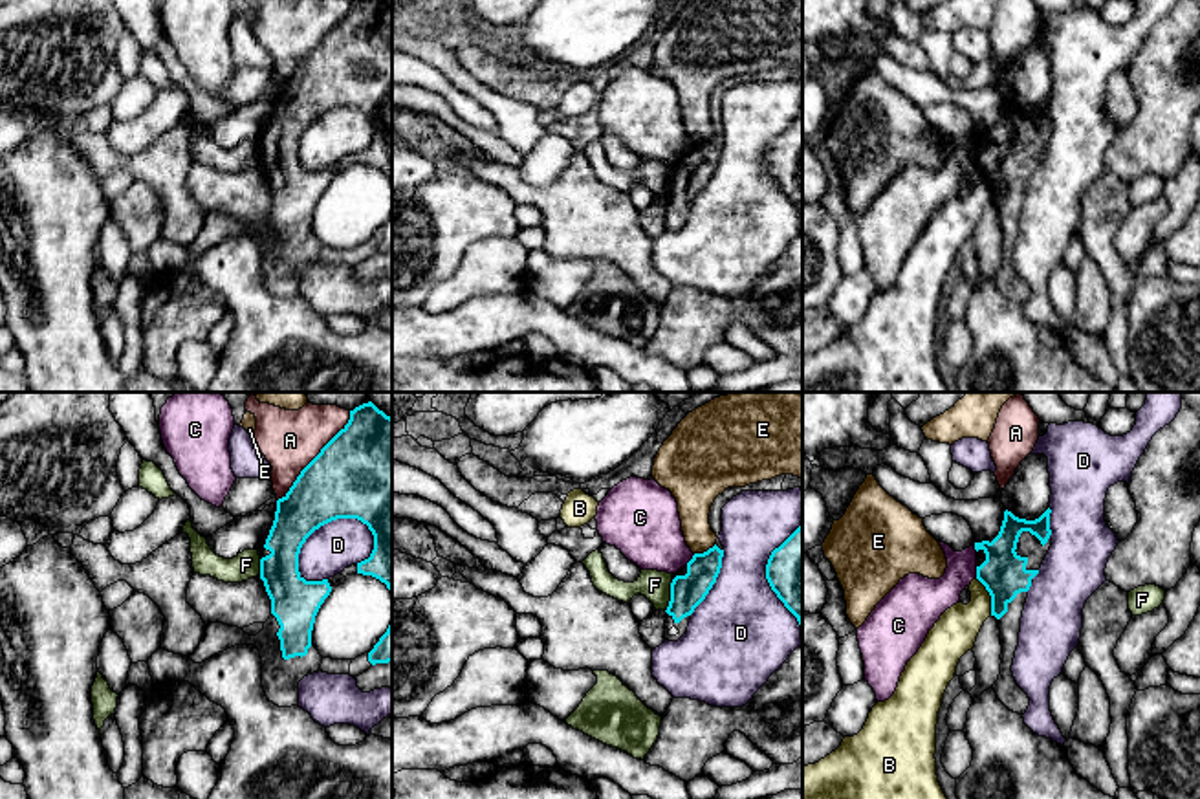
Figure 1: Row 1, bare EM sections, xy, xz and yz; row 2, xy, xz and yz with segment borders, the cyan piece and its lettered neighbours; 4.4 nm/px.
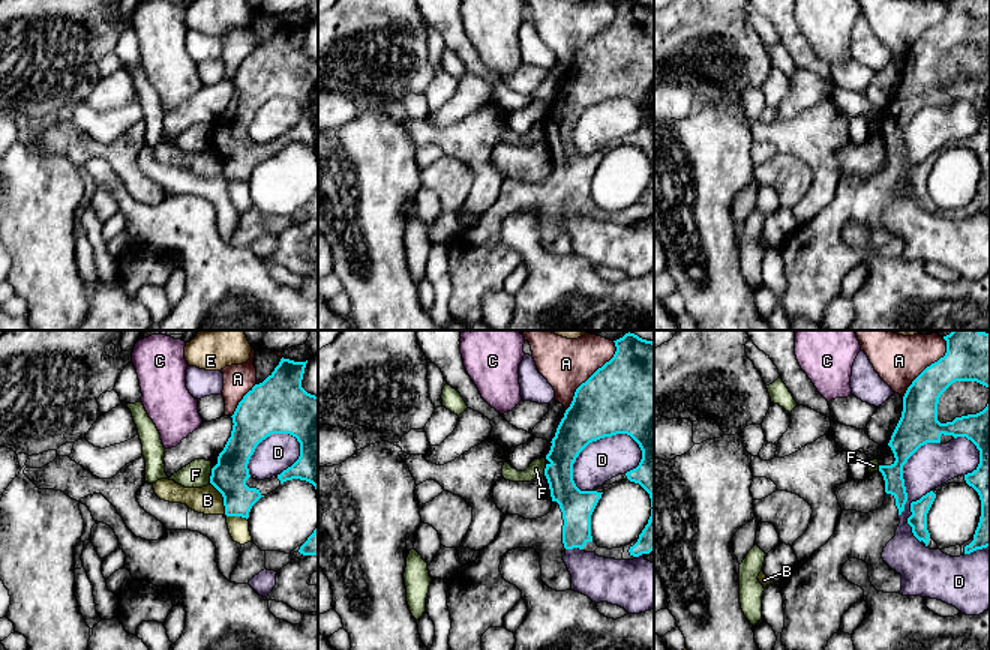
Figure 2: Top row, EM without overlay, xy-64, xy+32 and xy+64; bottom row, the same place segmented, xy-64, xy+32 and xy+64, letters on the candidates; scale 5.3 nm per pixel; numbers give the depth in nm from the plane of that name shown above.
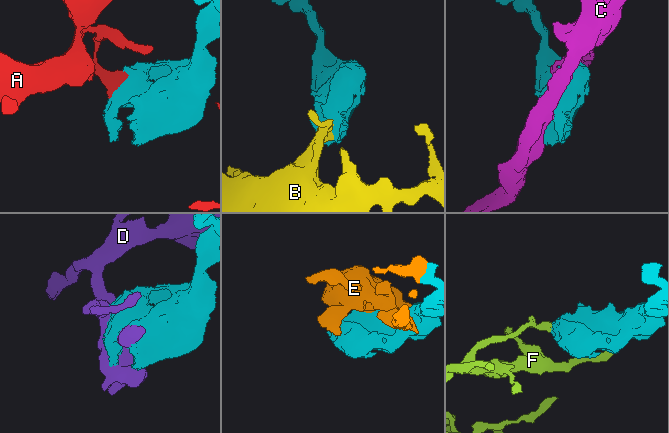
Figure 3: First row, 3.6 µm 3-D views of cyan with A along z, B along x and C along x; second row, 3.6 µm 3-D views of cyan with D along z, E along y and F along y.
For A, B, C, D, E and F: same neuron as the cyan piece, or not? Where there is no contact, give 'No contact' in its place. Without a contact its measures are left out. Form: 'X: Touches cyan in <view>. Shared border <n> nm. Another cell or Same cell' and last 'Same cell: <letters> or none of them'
A: Touches cyan in xy. Shared border 500 nm. Another cell
B: Touches cyan in yz. Shared border 180 nm. Another cell
C: Touches cyan in yz. Shared border 60 nm. Another cell
D: Touches cyan in xy. Shared border 380 nm. Another cell
E: Touches cyan in xz. Shared border 100 nm. Another cell
F: Touches cyan in xz. Shared border 150 nm. Another cell
Same cell: none of them

